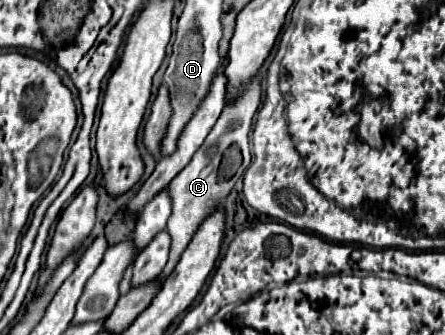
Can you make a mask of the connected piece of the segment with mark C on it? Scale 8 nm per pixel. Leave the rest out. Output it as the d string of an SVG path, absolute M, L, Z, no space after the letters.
M256 79L256 83L250 83L250 87L246 87L246 93L242 93L240 99L236 99L236 103L230 103L228 107L224 107L222 115L218 117L216 125L212 127L212 131L208 133L206 141L202 143L202 147L194 153L192 161L174 177L174 181L168 185L168 195L172 201L172 215L168 219L166 231L172 239L170 243L170 259L164 267L164 271L158 277L158 283L162 285L164 279L172 273L172 269L176 267L176 263L180 261L182 251L186 249L186 245L190 243L190 239L194 237L198 225L204 221L206 215L210 215L210 211L218 205L220 199L226 199L226 195L232 191L234 183L236 183L236 175L222 181L218 177L220 171L220 163L222 163L222 155L228 147L238 145L242 151L242 167L238 171L242 171L246 167L246 163L250 161L250 151L248 151L248 127L252 127L252 117L256 113L260 105L260 79Z

